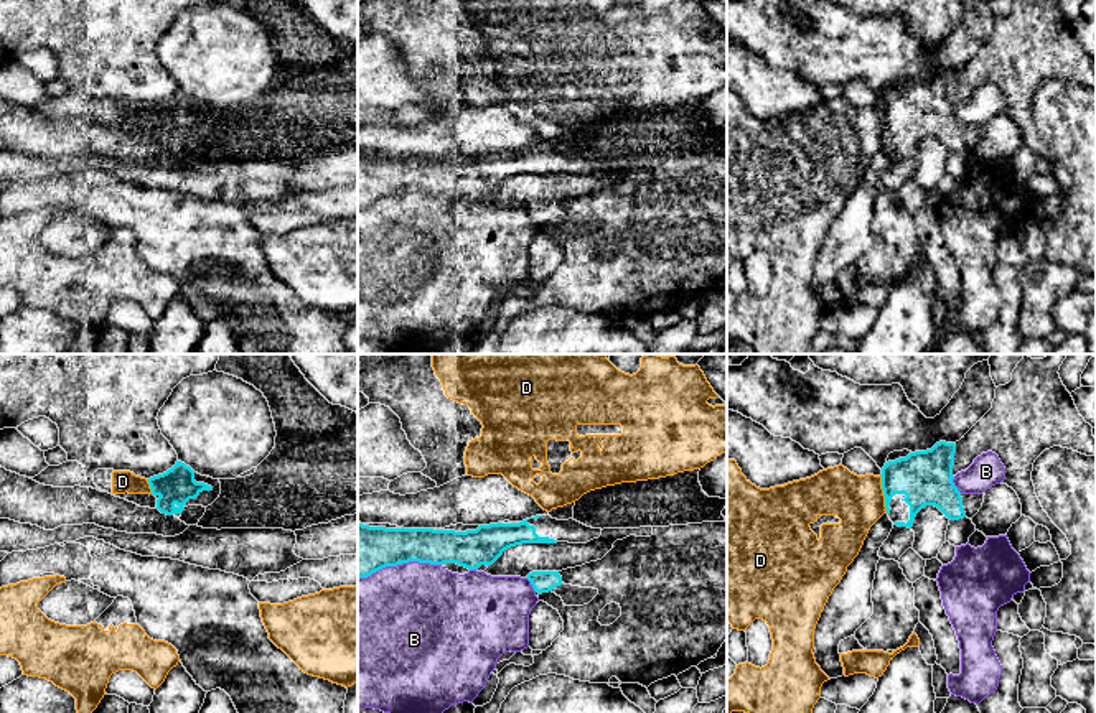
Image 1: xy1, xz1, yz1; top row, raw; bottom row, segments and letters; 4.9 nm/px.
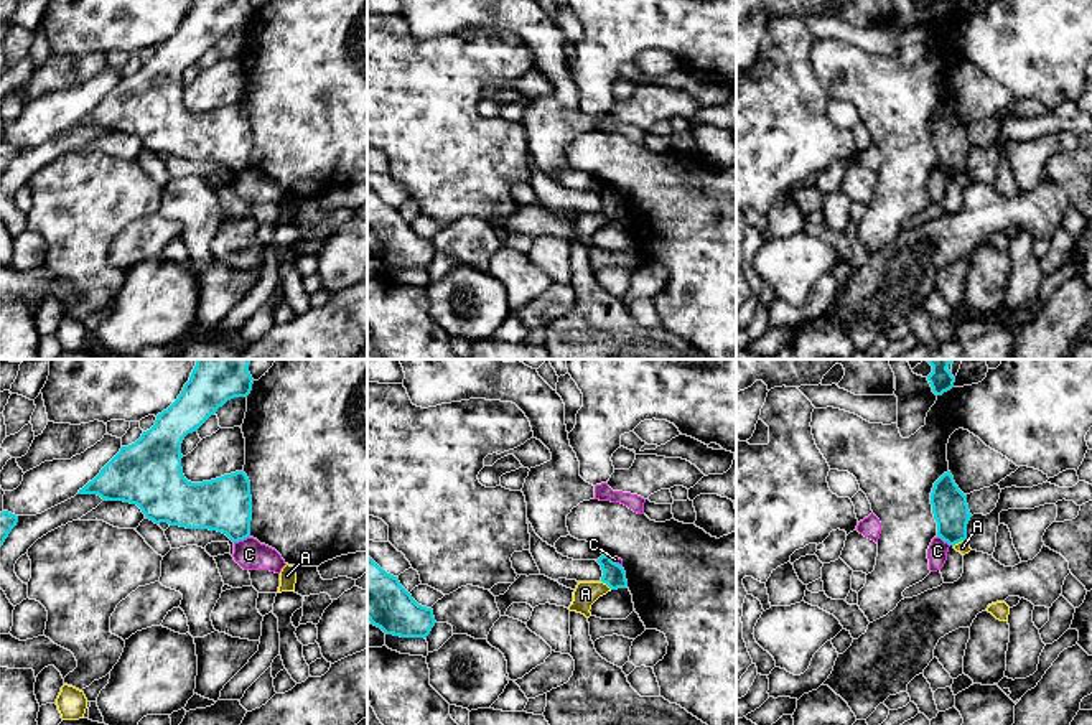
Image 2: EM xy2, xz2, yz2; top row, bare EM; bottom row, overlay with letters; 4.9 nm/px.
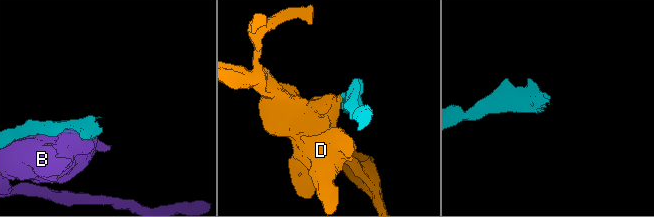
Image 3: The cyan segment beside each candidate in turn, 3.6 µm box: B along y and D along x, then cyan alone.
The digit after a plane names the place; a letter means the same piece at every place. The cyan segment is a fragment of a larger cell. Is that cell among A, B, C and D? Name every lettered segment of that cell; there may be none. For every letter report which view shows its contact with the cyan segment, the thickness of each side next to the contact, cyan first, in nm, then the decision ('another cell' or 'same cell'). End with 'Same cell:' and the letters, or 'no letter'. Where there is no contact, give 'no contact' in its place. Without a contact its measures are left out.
A: yz2 | 180/60 nm | another cell
B: xz1 | 260/500 nm | another cell
C: xy2 | 260/150 nm | another cell
D: yz1 | 260/240 nm | another cell
Same cell: no letter

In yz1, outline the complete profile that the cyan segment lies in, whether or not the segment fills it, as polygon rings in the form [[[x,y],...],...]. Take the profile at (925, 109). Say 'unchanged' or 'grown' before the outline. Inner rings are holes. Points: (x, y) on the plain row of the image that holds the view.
grown | [[[1014,0],[1012,12],[995,20],[995,30],[992,40],[956,74],[939,72],[931,81],[910,84],[906,89],[885,94],[882,99],[882,120],[885,127],[885,138],[893,156],[913,158],[916,145],[926,138],[938,138],[949,151],[972,150],[984,133],[984,125],[961,125],[953,110],[958,104],[966,102],[977,87],[992,82],[999,87],[1005,99],[1004,115],[1012,119],[1022,135],[1022,147],[1030,148],[1035,155],[1050,161],[1052,175],[1055,176],[1060,191],[1066,191],[1071,186],[1071,176],[1066,166],[1052,153],[1043,142],[1032,112],[1032,102],[1035,91],[1053,77],[1068,79],[1086,87],[1096,86],[1096,69],[1093,68],[1093,58],[1080,46],[1071,25],[1063,16],[1060,0]]]

